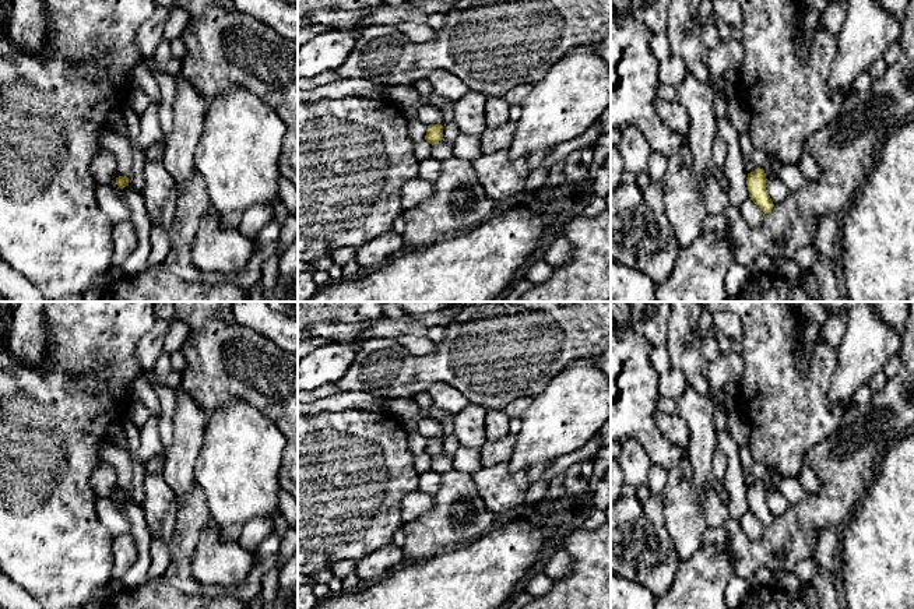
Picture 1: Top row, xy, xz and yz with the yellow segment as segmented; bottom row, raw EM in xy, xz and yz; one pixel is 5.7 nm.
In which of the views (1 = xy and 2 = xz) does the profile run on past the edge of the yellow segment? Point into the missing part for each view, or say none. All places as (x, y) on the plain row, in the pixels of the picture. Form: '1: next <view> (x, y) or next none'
1: next none
2: next none

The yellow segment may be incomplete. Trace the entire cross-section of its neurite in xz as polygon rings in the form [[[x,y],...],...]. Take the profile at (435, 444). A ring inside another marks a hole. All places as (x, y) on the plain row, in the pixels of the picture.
[[[430,437],[430,439],[428,439],[425,453],[432,458],[442,454],[443,453],[443,439],[442,437]]]

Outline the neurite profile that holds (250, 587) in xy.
[[[277,555],[263,560],[259,564],[254,564],[250,573],[247,574],[245,582],[235,591],[228,592],[217,585],[203,585],[200,584],[201,594],[208,598],[217,598],[217,596],[231,596],[233,599],[238,599],[243,603],[247,603],[252,598],[254,598],[257,594],[260,594],[260,581],[263,575],[275,567],[277,563]]]

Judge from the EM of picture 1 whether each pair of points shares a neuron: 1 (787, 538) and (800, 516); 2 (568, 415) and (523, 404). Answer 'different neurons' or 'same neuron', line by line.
1: same neuron
2: different neurons

